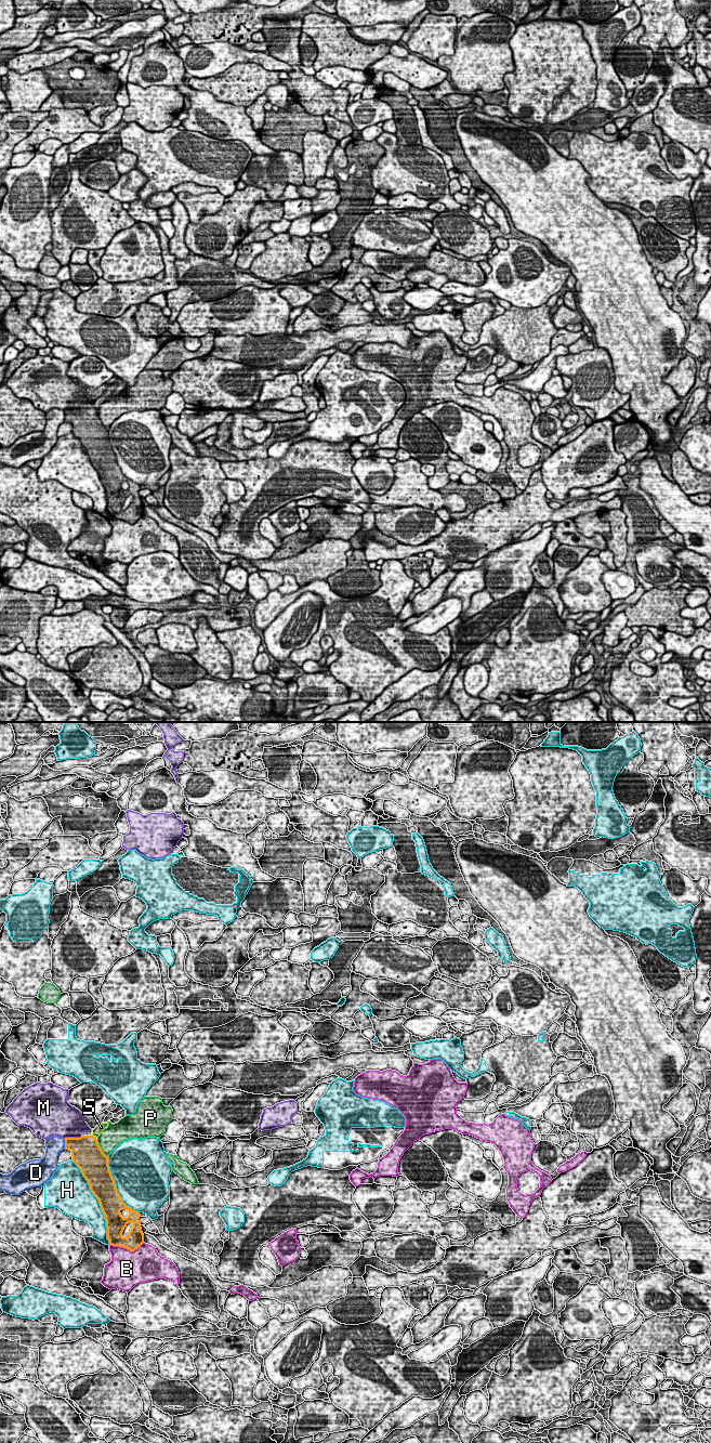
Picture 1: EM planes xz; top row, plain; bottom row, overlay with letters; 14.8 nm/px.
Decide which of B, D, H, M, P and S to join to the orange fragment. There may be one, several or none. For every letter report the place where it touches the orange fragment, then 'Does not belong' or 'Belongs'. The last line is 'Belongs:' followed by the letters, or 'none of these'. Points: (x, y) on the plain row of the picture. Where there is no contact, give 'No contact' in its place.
B: Touches orange at xz (126, 520). Does not belong
D: Touches orange at xz (65, 417). Does not belong
H: Touches orange at xz (99, 474). Does not belong
M: Touches orange at xz (73, 410). Does not belong
P: Touches orange at xz (101, 421). Does not belong
S: Touches orange at xz (93, 408). Does not belong
Belongs: none of these

